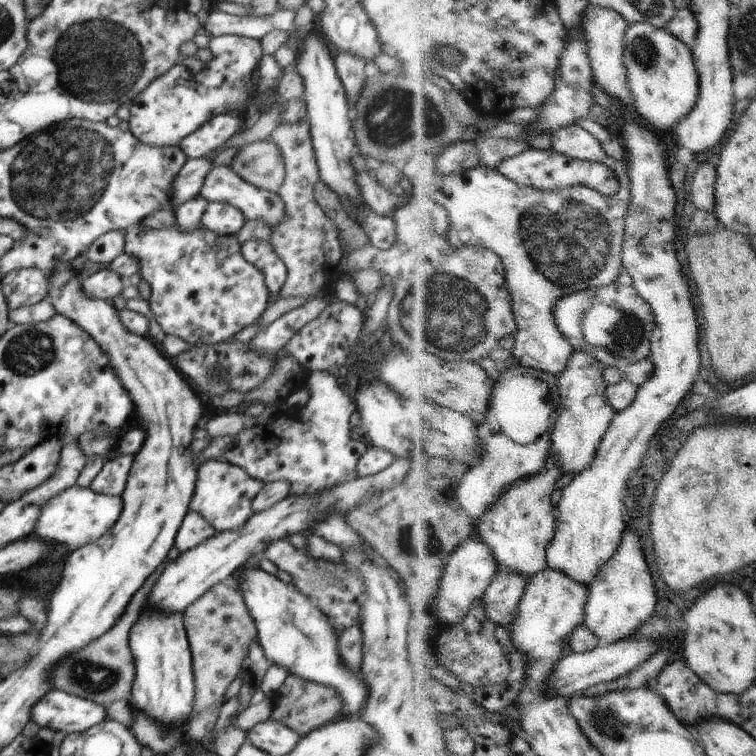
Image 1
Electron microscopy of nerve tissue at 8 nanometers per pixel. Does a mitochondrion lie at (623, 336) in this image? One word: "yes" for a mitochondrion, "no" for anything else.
yes

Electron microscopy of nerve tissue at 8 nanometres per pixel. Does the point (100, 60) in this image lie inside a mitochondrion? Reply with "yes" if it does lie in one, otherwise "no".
yes

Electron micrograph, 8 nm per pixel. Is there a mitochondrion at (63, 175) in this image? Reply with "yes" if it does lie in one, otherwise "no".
yes

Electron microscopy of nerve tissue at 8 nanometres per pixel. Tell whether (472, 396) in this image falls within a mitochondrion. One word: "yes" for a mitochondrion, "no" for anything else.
no

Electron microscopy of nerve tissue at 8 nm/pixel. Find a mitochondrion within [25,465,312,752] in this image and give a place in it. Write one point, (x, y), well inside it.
(95, 677)

